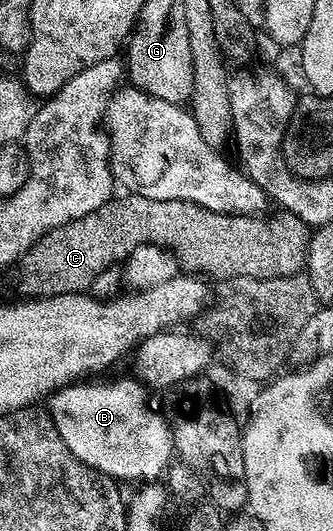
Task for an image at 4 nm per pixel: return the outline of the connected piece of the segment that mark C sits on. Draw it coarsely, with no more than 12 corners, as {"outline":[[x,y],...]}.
{"outline":[[133,193],[49,230],[20,260],[57,295],[146,243],[183,272],[267,279],[307,266],[289,213],[220,214]]}

